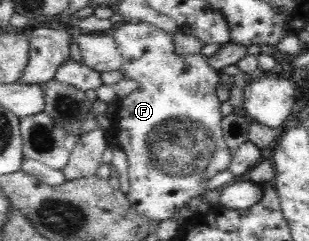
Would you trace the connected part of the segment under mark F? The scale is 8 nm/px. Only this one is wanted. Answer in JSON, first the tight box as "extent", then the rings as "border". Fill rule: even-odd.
{"extent":[112,22,250,222],"border":[[[125,22],[114,30],[113,36],[123,55],[124,61],[120,66],[123,78],[136,80],[139,86],[116,103],[116,116],[112,122],[118,147],[125,152],[129,163],[130,187],[126,195],[141,216],[161,222],[174,218],[191,198],[206,192],[207,182],[215,174],[230,168],[232,153],[239,144],[248,141],[250,123],[235,111],[225,117],[221,114],[222,103],[217,97],[220,71],[211,68],[207,56],[198,51],[195,54],[175,54],[172,35],[146,22]]]}

